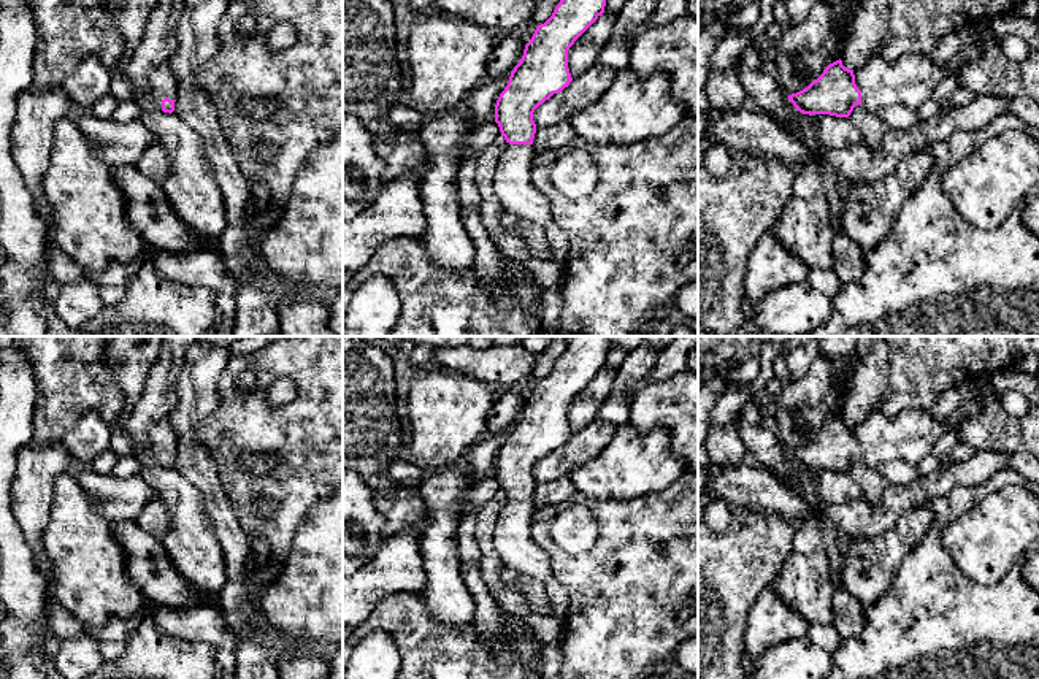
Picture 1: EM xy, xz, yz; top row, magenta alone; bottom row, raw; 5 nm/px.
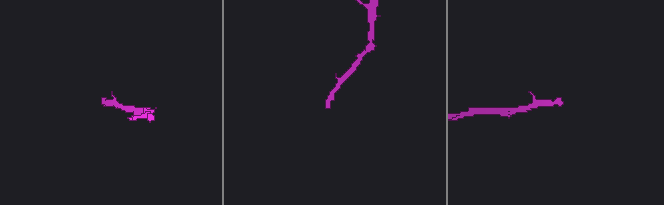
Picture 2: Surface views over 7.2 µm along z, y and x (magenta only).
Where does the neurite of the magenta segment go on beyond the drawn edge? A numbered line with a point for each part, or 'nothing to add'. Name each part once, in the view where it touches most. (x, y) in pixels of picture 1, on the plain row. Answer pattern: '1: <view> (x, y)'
1: yz (909, 435)

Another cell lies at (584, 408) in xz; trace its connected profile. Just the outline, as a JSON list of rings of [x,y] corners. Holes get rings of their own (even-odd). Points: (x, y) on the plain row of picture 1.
[[[603,368],[569,403],[568,424],[573,435],[596,419],[600,406],[612,390],[615,374],[615,368]]]

